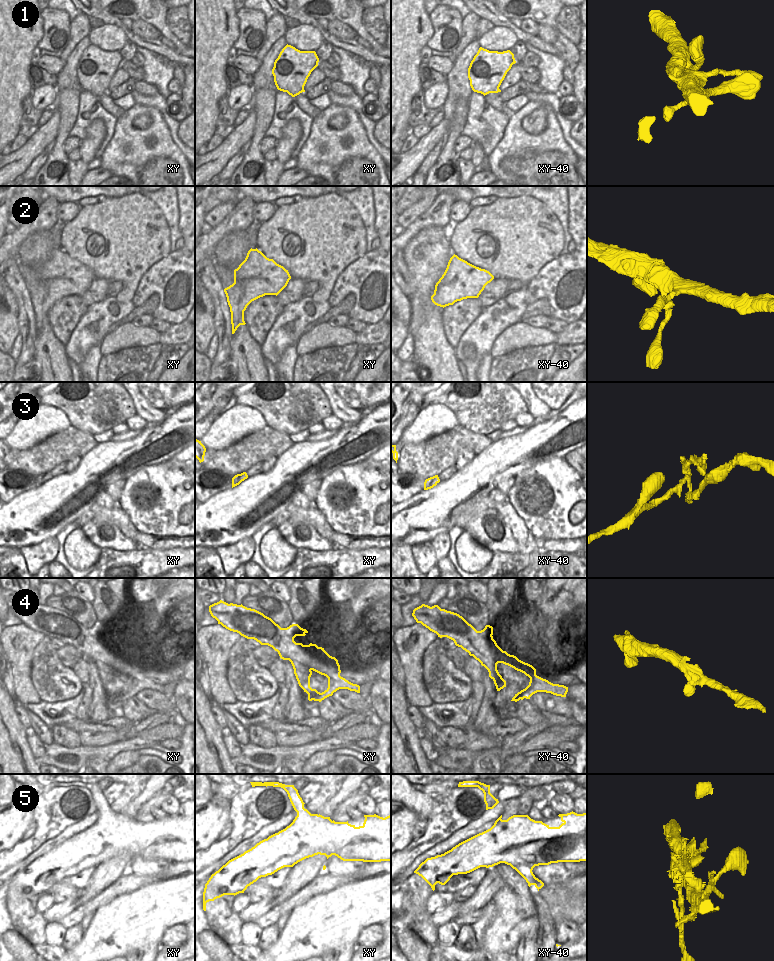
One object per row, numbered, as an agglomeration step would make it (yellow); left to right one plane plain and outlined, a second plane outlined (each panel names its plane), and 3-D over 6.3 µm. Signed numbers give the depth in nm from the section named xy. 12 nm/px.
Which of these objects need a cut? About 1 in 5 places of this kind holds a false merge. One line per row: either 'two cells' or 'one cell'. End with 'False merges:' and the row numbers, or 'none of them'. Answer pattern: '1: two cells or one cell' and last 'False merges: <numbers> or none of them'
1: one cell
2: one cell
3: one cell
4: one cell
5: one cell
False merges: none of them

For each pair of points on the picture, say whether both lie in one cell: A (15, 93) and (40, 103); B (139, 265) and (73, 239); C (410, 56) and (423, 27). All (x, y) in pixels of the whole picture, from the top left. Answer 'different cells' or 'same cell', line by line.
A: different cells
B: same cell
C: same cell

